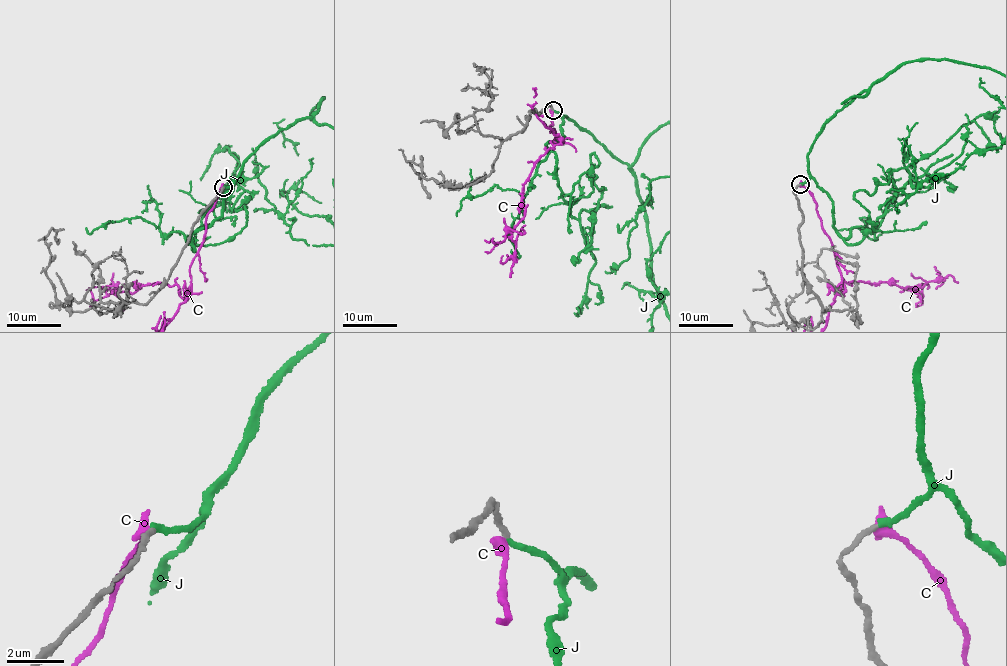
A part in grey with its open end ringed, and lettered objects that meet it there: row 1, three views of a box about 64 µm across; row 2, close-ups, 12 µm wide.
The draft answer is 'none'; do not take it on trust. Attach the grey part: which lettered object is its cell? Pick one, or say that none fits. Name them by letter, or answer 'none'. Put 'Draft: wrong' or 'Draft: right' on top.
Draft: wrong
J

